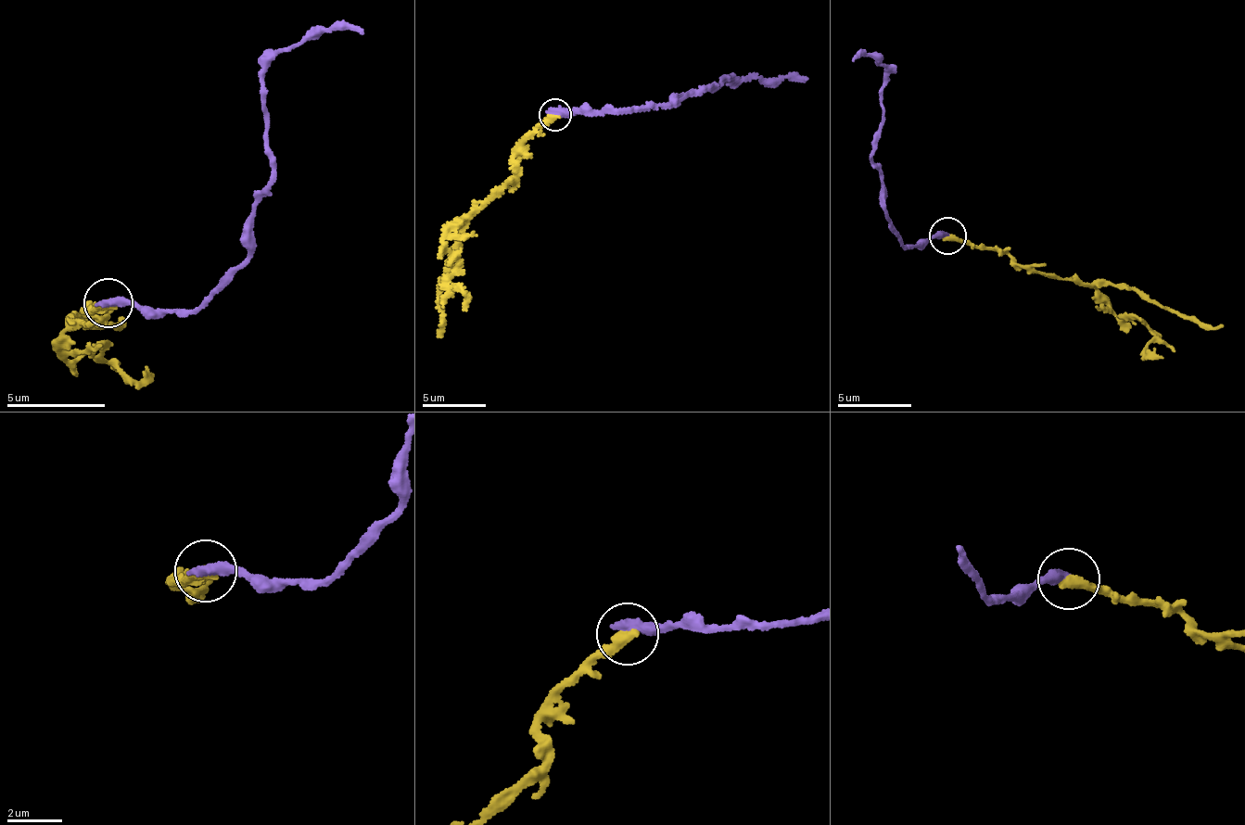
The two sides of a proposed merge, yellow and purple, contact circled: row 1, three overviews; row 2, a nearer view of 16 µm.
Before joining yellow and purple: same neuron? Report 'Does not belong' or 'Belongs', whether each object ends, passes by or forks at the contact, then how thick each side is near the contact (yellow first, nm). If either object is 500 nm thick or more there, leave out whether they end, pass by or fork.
Does not belong. At the ring yellow ends. At the ring purple ends. Thickness 400 nm (yellow) against 440 nm

